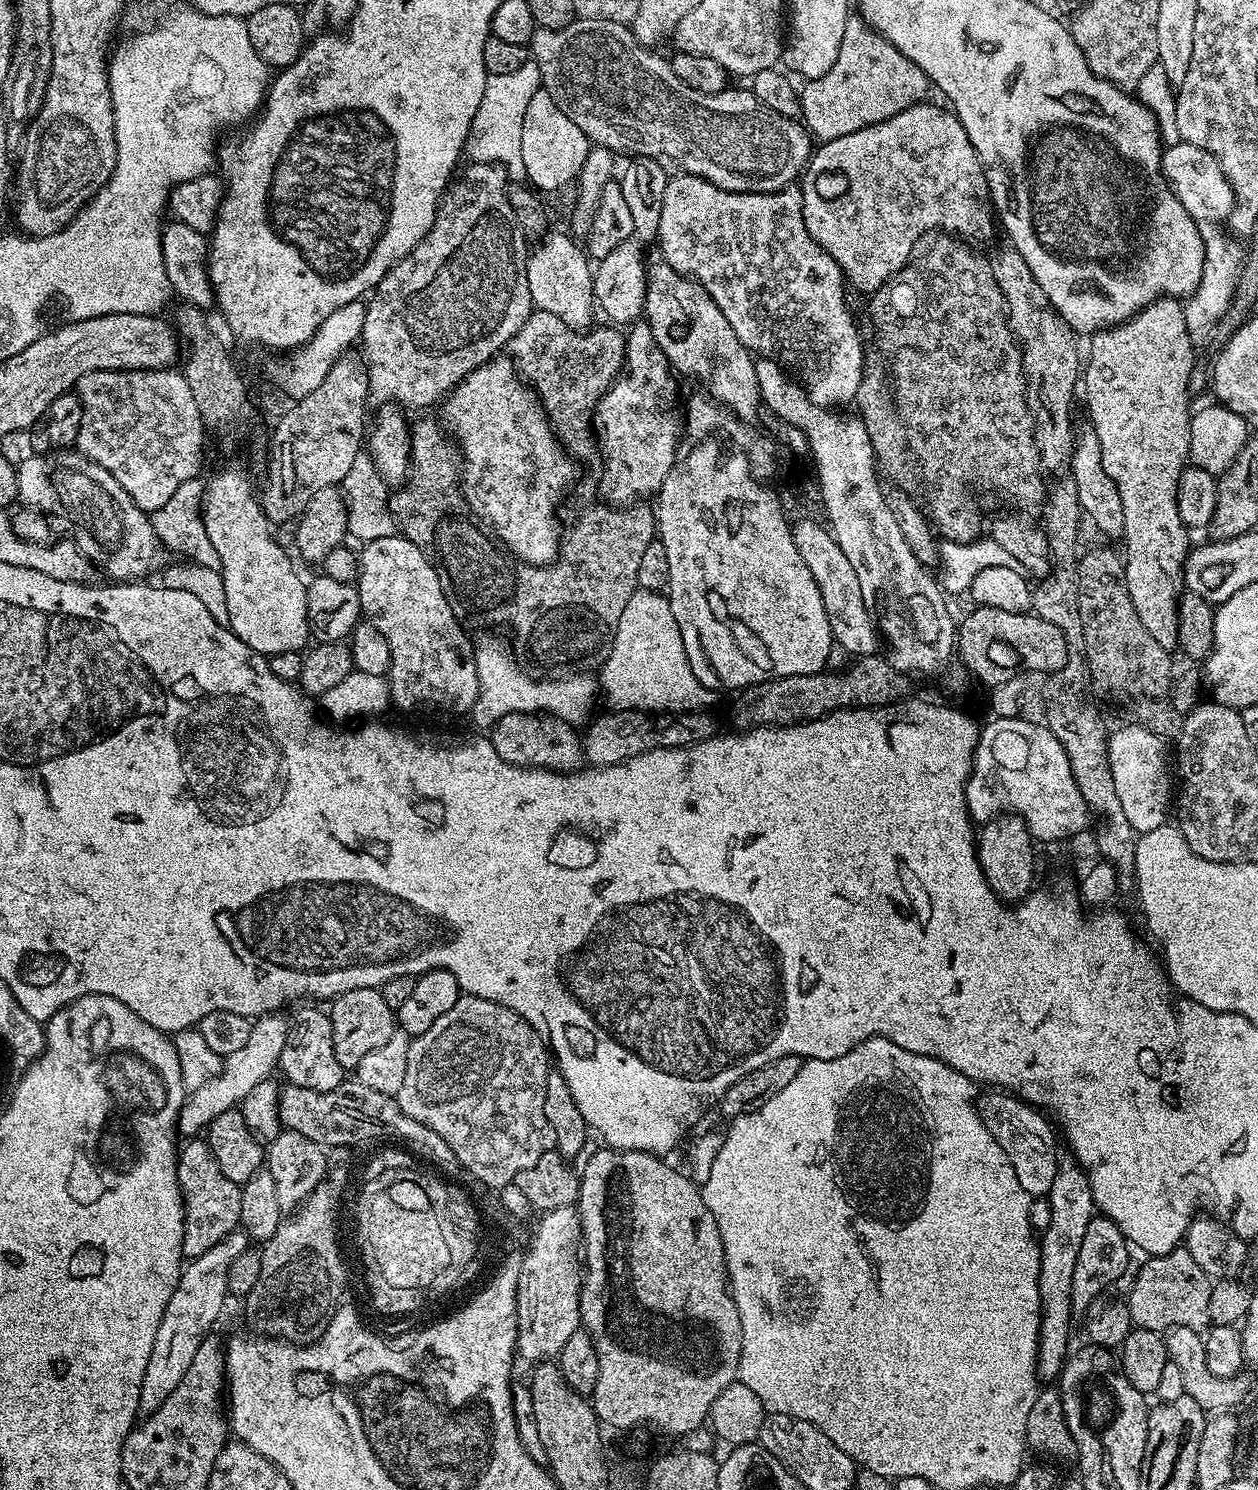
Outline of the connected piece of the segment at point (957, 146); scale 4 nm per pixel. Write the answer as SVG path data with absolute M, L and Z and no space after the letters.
M928 103L910 106L902 110L902 114L894 114L894 118L854 130L854 134L842 134L842 138L823 141L806 164L812 176L841 172L848 183L841 196L823 196L812 180L802 184L804 221L814 242L818 242L818 246L838 262L845 281L865 294L877 292L895 272L906 267L917 251L915 248L920 236L935 228L968 242L988 240L992 236L994 220L986 207L990 200L988 180L984 177L978 154L956 113L947 107L939 108Z

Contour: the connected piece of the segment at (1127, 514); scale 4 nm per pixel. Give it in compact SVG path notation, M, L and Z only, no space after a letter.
M1179 299L1155 300L1124 323L1115 324L1112 328L1104 328L1095 333L1091 337L1092 349L1089 352L1087 349L1086 363L1082 368L1082 400L1084 396L1084 404L1088 407L1087 419L1094 426L1094 434L1098 434L1098 446L1102 446L1102 466L1106 466L1106 474L1110 474L1110 478L1114 478L1114 486L1118 486L1118 494L1122 498L1122 522L1124 523L1122 559L1124 562L1124 581L1128 587L1130 602L1134 602L1134 610L1138 610L1138 618L1142 618L1142 626L1146 626L1146 630L1150 630L1150 638L1154 638L1154 642L1158 642L1158 646L1169 650L1177 647L1177 632L1179 630L1177 603L1184 588L1184 563L1190 551L1190 543L1188 544L1190 530L1178 514L1176 491L1178 490L1180 475L1184 473L1190 460L1188 447L1190 446L1192 412L1190 407L1188 408L1188 396L1190 397L1188 382L1192 377L1193 368L1197 367L1198 364L1198 360L1196 360L1196 349L1198 348L1187 330L1183 310L1184 305Z

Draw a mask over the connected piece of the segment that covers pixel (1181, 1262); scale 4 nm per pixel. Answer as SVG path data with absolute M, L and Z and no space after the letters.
M1181 1246L1161 1256L1145 1259L1145 1264L1136 1272L1132 1289L1128 1292L1126 1316L1135 1327L1154 1330L1164 1334L1171 1328L1190 1327L1204 1330L1209 1327L1210 1290L1214 1283L1190 1258L1187 1248Z

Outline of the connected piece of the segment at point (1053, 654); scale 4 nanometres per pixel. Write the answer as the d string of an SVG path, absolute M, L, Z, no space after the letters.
M976 606L973 609L964 621L962 619L959 621L954 651L958 658L960 655L959 663L969 677L973 676L974 679L981 680L986 686L993 686L1006 682L1020 671L1062 670L1070 651L1070 641L1053 623L1044 621L1035 614L1011 613L983 606Z

